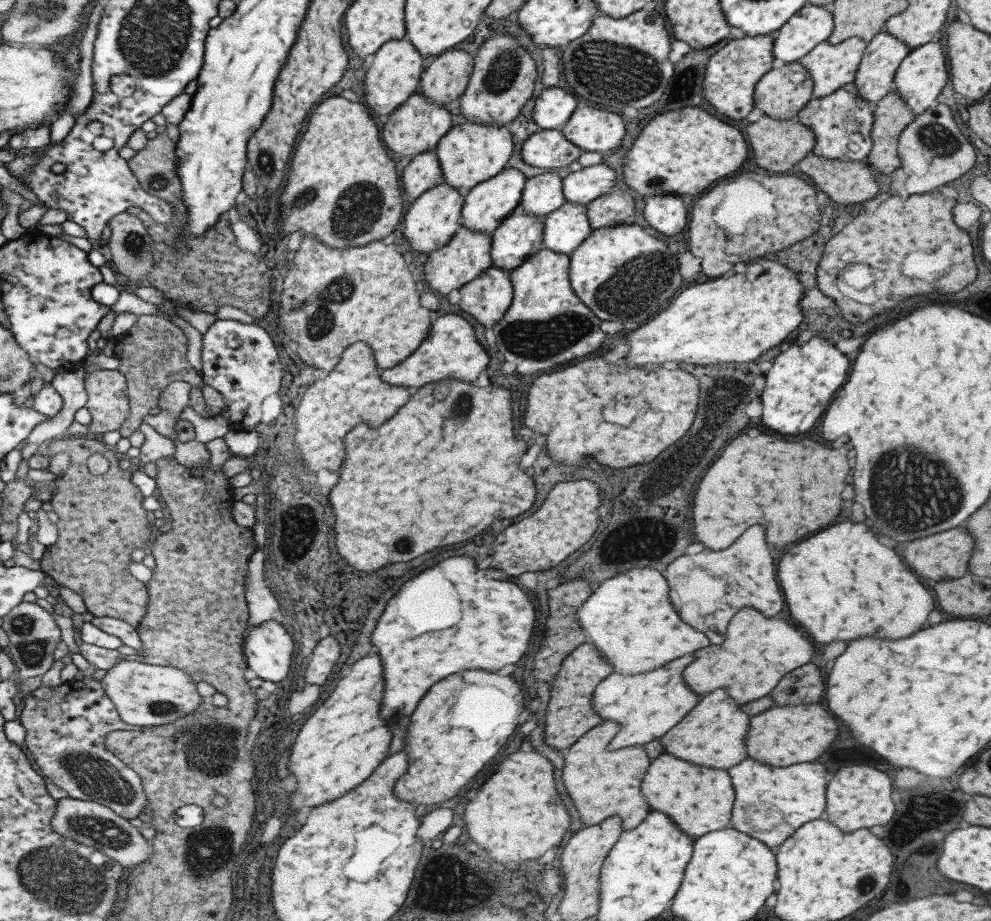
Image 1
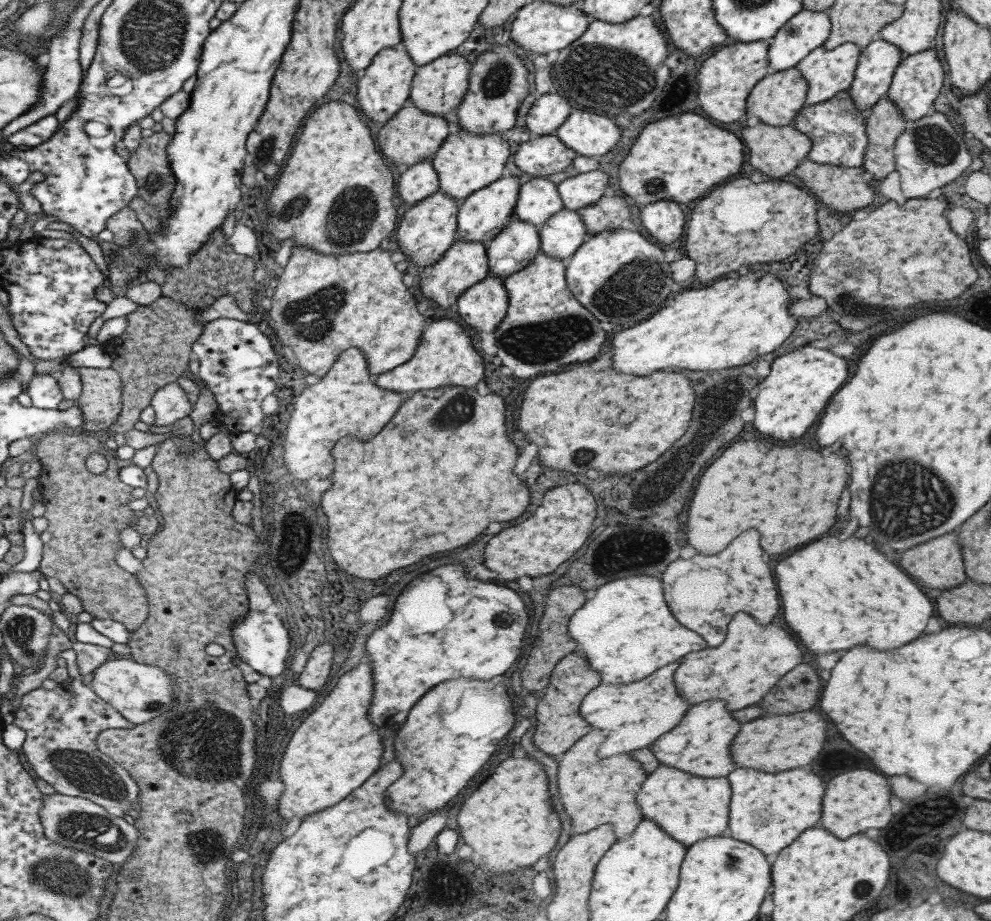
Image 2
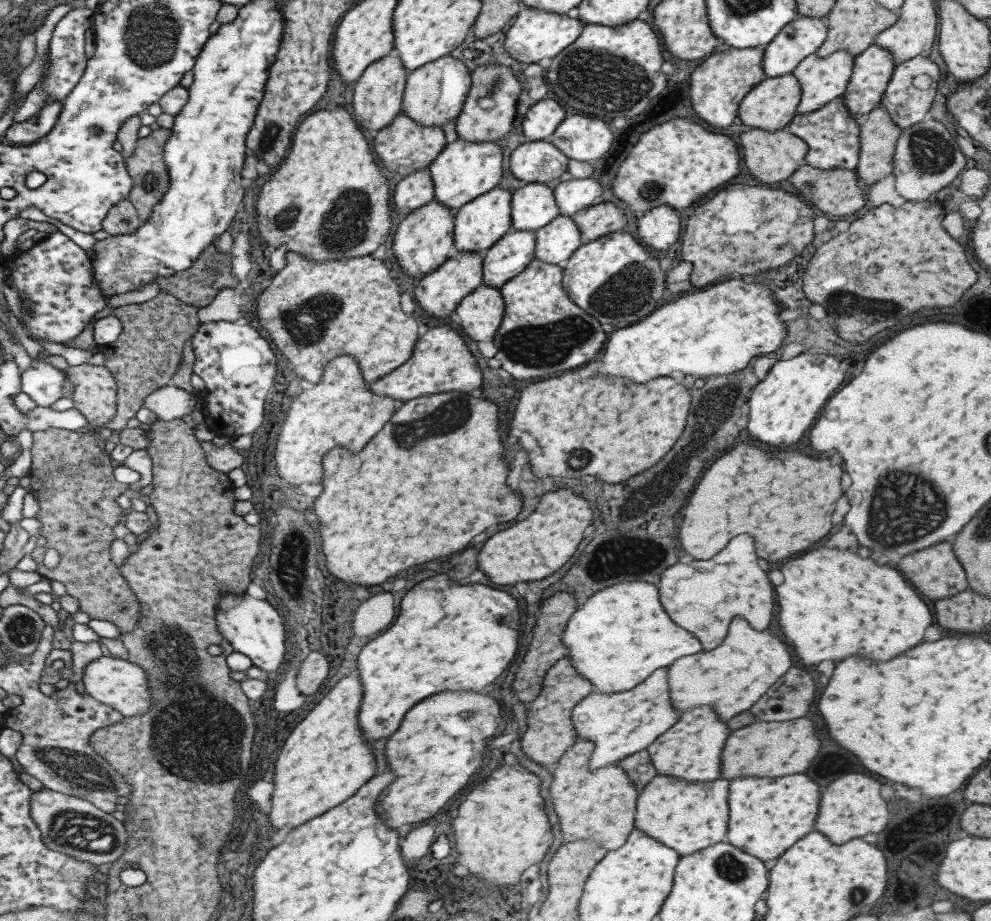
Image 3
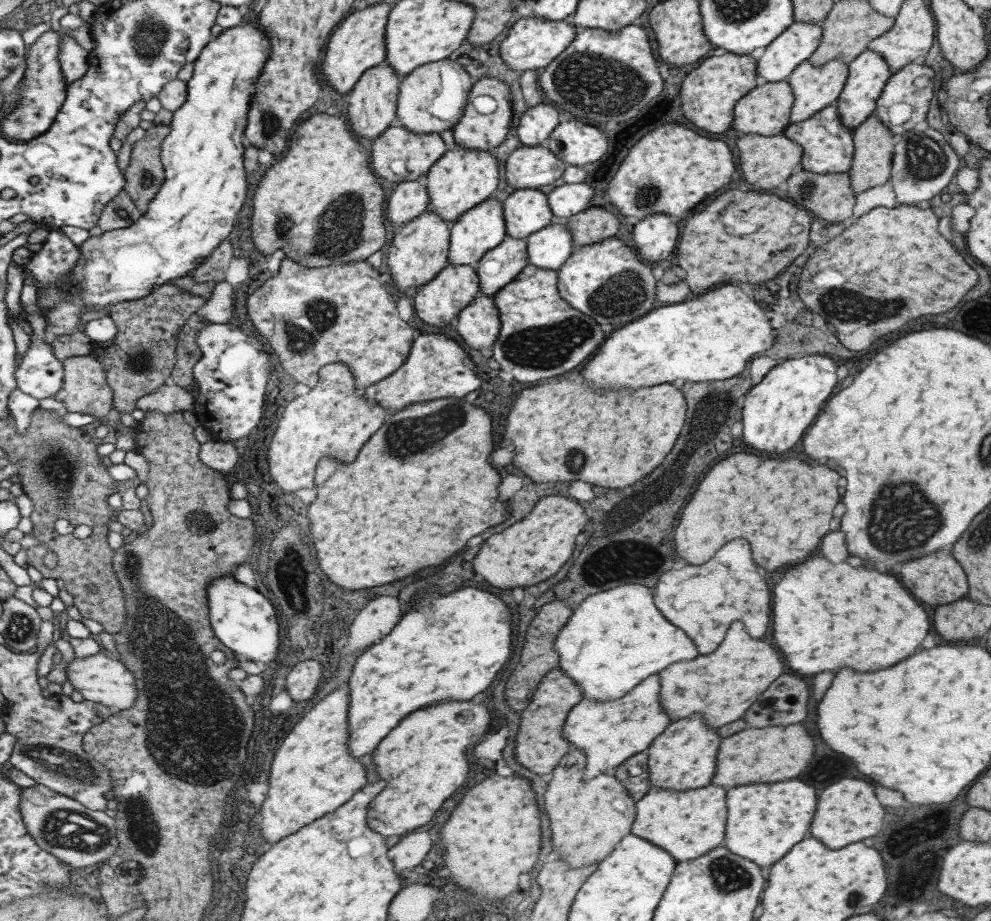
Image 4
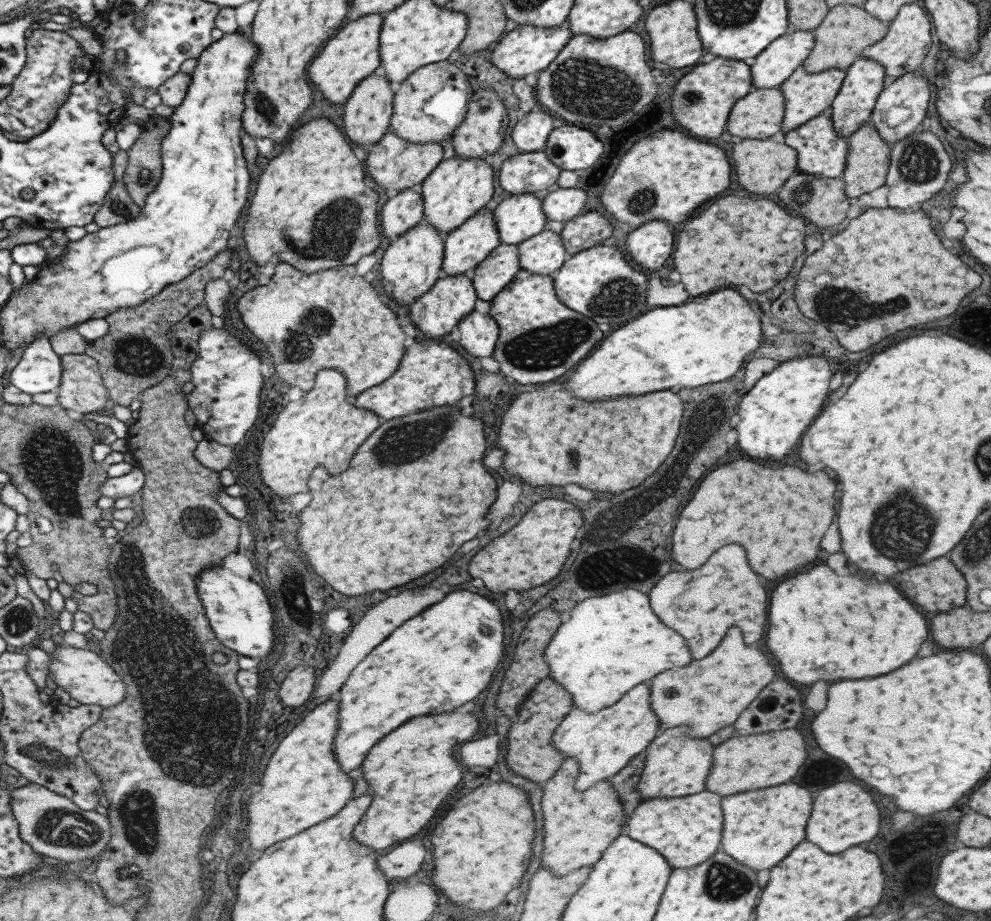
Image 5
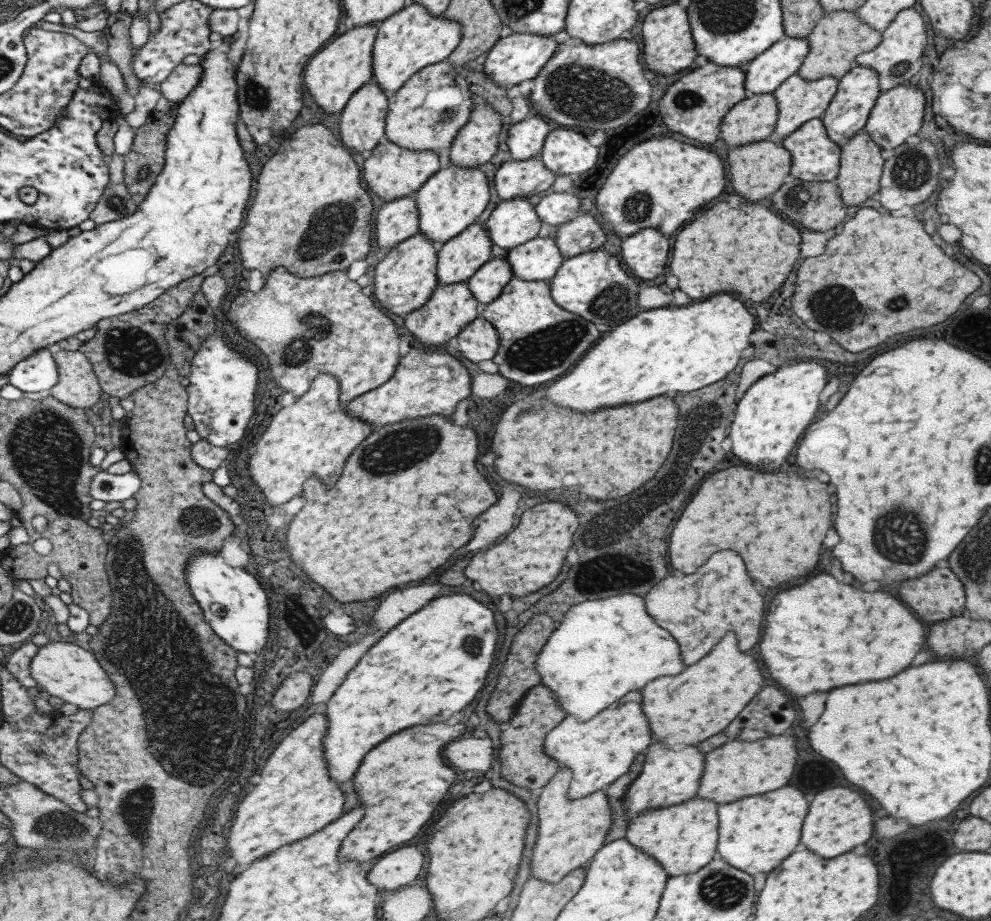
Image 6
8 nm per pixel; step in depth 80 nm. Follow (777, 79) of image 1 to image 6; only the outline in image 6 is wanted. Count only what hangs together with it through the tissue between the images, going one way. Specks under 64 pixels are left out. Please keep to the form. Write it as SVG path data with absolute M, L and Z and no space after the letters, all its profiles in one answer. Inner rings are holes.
M772 92L748 94L723 115L718 138L730 148L765 140L774 130L777 115Z

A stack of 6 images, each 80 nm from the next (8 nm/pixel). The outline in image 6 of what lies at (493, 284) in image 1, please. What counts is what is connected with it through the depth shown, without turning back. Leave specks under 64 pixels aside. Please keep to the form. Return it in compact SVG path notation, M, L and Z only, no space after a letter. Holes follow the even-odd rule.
M475 317L466 324L456 336L456 341L459 354L475 364L492 359L498 347L496 330L483 317Z

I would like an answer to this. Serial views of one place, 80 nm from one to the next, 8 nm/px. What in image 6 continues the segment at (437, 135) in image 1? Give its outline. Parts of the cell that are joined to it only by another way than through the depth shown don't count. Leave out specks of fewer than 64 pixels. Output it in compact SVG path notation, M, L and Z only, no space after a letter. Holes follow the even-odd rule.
M383 140L375 150L370 150L363 158L361 176L367 184L369 193L375 194L379 200L391 201L406 194L415 194L416 190L439 169L437 153L431 150L407 150L388 140Z

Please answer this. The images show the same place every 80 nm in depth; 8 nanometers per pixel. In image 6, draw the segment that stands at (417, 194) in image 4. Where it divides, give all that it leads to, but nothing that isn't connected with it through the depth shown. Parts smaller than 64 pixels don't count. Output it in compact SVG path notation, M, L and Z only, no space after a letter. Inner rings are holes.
M414 194L385 201L375 214L375 234L372 244L384 253L393 245L417 235L419 220Z

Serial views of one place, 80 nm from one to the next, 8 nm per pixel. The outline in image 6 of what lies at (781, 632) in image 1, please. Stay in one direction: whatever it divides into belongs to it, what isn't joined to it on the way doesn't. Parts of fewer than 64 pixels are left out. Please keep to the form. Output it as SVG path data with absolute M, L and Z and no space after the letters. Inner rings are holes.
M725 634L719 640L719 644L705 658L695 662L693 666L687 666L681 674L655 678L653 682L649 682L643 690L640 690L643 700L643 716L647 717L649 733L653 740L657 740L657 743L671 747L685 746L686 744L697 745L718 734L729 725L729 722L735 719L735 716L749 703L761 686L763 686L763 674L761 674L757 660L749 654L737 652L735 634Z

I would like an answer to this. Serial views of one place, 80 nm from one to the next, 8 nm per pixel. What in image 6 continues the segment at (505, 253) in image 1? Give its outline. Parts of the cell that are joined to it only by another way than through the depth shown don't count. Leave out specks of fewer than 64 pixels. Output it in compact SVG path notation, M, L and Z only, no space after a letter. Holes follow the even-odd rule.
M507 254L489 259L466 280L467 287L477 302L489 304L513 277L506 258Z

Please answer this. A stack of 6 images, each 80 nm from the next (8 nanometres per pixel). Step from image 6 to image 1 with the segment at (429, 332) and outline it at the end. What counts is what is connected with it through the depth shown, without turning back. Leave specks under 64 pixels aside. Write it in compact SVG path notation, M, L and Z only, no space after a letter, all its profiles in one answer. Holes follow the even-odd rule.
M460 226L455 235L449 239L445 246L427 254L423 260L423 272L426 286L435 290L442 296L447 296L451 290L459 289L463 284L473 280L492 264L489 250L491 238L481 231L469 231Z

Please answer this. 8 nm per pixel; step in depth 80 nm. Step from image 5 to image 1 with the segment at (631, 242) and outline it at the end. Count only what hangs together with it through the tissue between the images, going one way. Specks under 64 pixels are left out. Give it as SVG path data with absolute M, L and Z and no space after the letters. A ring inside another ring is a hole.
M647 196L644 198L643 218L660 235L677 234L687 220L683 200L675 196Z

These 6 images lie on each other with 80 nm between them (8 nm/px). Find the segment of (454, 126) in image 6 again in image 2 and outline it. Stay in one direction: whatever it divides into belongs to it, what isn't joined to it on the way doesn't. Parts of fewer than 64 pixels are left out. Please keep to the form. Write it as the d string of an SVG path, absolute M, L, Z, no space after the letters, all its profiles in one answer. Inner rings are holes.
M452 52L421 65L411 77L408 103L431 116L443 116L451 112L459 106L466 93L471 65L466 58Z

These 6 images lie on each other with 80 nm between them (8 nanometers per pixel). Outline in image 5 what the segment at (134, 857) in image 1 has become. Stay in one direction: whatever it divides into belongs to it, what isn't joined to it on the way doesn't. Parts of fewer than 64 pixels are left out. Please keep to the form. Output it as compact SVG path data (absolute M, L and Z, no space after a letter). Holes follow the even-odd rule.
M35 783L10 790L9 808L18 824L19 838L28 844L33 853L64 860L69 866L87 863L103 854L110 839L109 823L105 815L94 810L79 810L64 796L55 794Z

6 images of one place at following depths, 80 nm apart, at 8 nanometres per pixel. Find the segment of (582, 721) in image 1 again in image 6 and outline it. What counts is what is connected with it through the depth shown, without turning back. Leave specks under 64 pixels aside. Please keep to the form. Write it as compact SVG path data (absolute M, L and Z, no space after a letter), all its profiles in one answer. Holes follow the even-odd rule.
M541 684L532 686L521 697L511 720L502 727L501 736L499 736L501 749L497 751L501 779L505 779L513 786L520 786L533 792L537 792L549 781L557 773L559 766L552 758L544 754L543 740L565 717L565 713L559 709L557 700L554 699L550 690Z

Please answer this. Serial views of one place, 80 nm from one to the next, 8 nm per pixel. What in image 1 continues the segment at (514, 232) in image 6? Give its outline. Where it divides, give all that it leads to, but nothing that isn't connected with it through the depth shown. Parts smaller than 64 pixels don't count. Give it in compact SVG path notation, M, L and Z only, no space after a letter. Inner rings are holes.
M552 170L526 179L522 188L519 207L525 214L544 218L565 202L562 179Z

